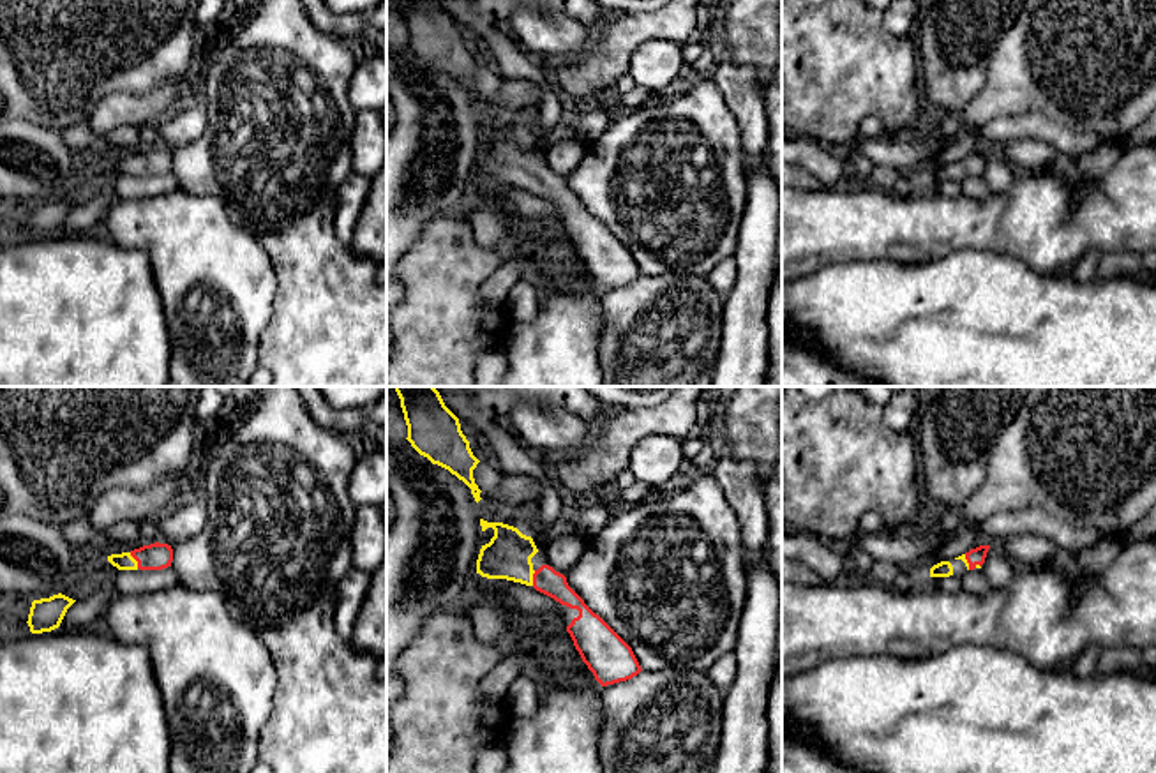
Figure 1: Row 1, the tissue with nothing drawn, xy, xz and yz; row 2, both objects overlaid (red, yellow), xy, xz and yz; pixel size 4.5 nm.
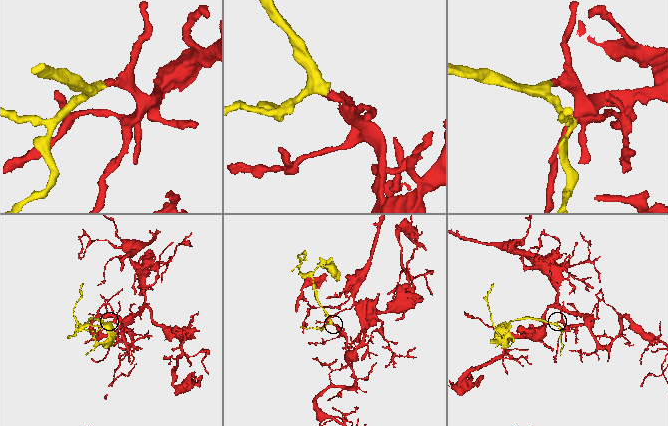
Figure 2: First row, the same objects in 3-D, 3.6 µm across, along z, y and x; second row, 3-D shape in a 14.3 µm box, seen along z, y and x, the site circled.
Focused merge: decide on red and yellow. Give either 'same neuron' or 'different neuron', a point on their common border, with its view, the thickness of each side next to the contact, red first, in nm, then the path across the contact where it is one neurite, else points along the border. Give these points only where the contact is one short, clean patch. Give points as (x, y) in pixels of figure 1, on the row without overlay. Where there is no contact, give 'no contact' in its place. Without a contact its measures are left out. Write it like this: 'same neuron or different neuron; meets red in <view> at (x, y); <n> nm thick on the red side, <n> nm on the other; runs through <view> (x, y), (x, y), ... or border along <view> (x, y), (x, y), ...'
same neuron; meets red in xy at (135, 163); 130 nm thick on the red side, 80 nm on the other; runs through xy (156, 161), (135, 163), (122, 166)

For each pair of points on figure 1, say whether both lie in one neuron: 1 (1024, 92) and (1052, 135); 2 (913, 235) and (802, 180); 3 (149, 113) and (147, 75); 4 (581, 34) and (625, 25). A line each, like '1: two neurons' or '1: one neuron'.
1: two neurons
2: two neurons
3: two neurons
4: two neurons

